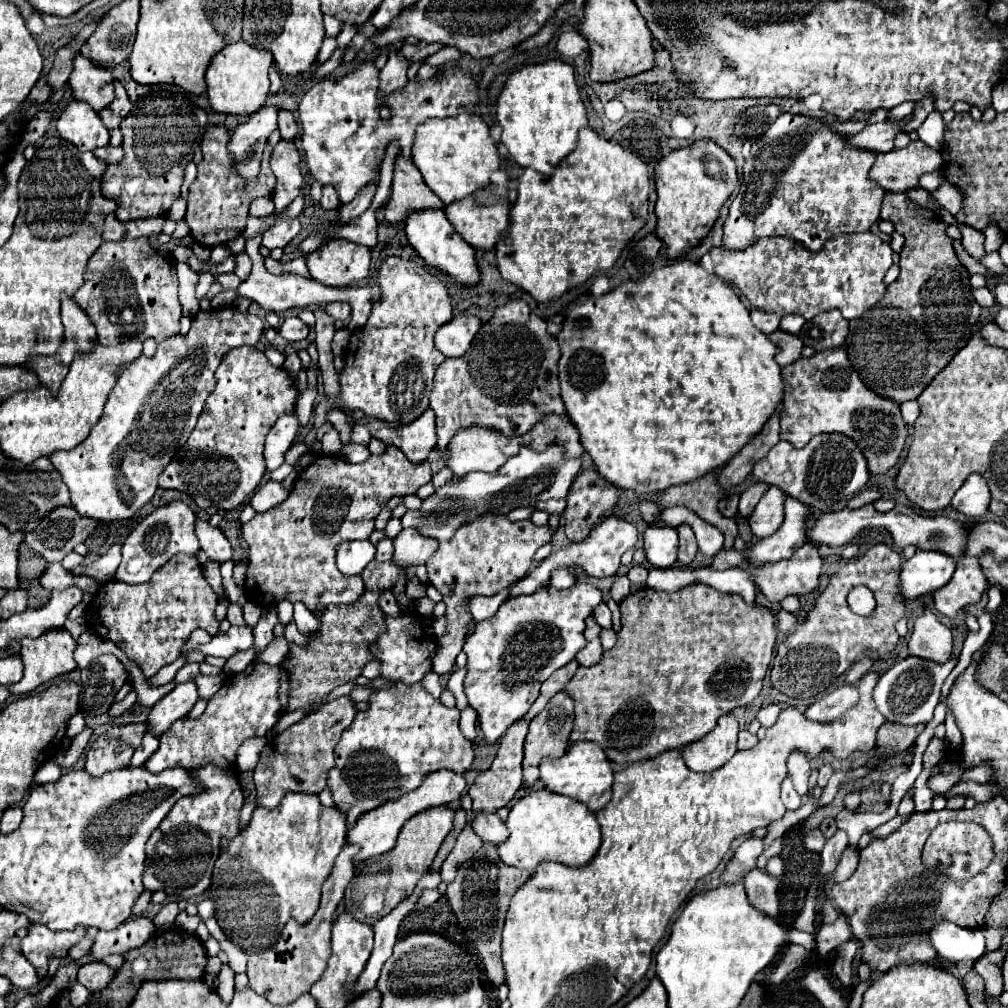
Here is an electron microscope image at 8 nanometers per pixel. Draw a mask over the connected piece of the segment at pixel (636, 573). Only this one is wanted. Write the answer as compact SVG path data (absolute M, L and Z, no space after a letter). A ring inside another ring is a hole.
M634 564L634 566L628 570L626 576L628 576L630 584L640 584L640 586L644 586L646 580L648 580L648 574L642 574L642 566L640 566L640 564Z

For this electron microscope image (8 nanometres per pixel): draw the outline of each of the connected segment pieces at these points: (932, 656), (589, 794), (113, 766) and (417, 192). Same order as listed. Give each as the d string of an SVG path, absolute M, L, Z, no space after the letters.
M930 610L920 614L908 640L908 654L942 664L950 658L950 650L952 632Z
M574 742L568 752L556 760L540 762L540 778L544 786L556 794L564 794L588 806L588 810L602 810L612 796L612 768L604 750L592 742Z
M144 724L110 726L90 744L86 752L86 772L90 776L102 776L104 772L126 768L134 750L142 744Z
M400 154L394 162L394 178L392 192L386 204L386 220L402 222L410 210L418 208L444 208L444 204L424 184L414 162Z

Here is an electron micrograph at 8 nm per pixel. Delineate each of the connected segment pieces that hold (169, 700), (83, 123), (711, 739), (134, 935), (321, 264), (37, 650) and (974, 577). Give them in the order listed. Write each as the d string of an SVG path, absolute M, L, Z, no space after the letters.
M194 682L176 684L170 694L166 694L162 700L158 700L152 706L152 710L148 714L150 732L156 738L160 738L174 724L174 720L178 720L190 712L190 708L196 704L196 700L198 700L198 688Z
M70 100L56 120L58 134L78 146L80 150L94 150L108 144L108 130L104 128L96 110L88 104Z
M728 712L728 716L720 716L716 728L708 732L704 740L696 740L696 744L682 748L686 766L694 772L714 772L736 754L736 734L736 716L732 712Z
M132 916L126 922L122 922L118 928L106 932L100 930L96 934L94 946L86 954L92 962L104 960L108 954L124 954L132 948L140 948L148 942L148 938L154 934L156 926L146 916Z
M332 238L306 256L314 280L326 286L352 286L370 272L370 248L344 238Z
M60 628L60 632L44 632L44 636L38 636L36 640L22 638L20 642L24 676L20 682L8 687L10 694L30 692L40 684L76 668L76 662L72 658L76 640L64 628Z
M964 556L956 562L952 580L944 588L932 592L934 608L944 616L954 616L958 610L976 604L986 588L988 580L980 570L978 558Z

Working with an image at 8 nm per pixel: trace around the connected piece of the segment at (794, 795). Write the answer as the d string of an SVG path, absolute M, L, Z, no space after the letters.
M786 776L786 778L782 780L782 802L784 802L786 808L792 808L792 810L802 804L802 798L800 798L800 794L794 790L790 776Z

